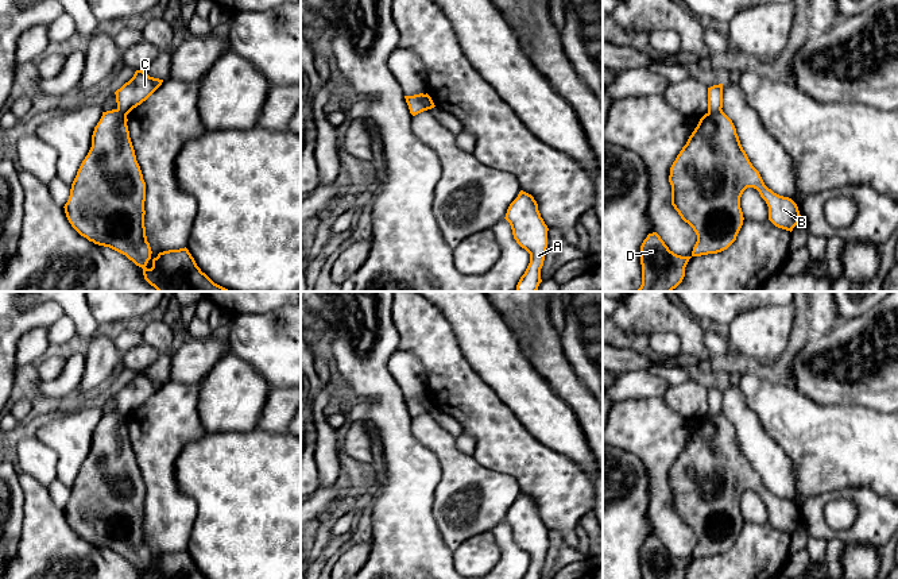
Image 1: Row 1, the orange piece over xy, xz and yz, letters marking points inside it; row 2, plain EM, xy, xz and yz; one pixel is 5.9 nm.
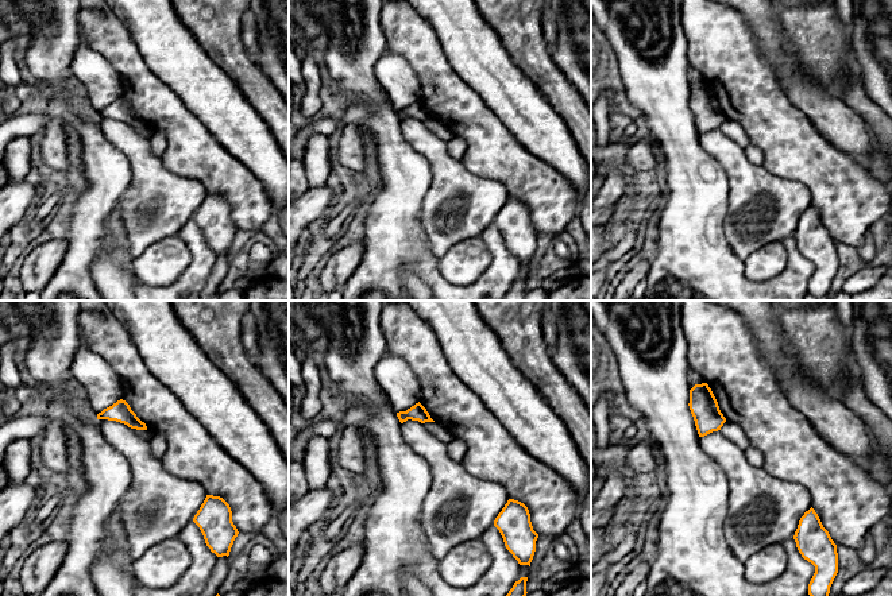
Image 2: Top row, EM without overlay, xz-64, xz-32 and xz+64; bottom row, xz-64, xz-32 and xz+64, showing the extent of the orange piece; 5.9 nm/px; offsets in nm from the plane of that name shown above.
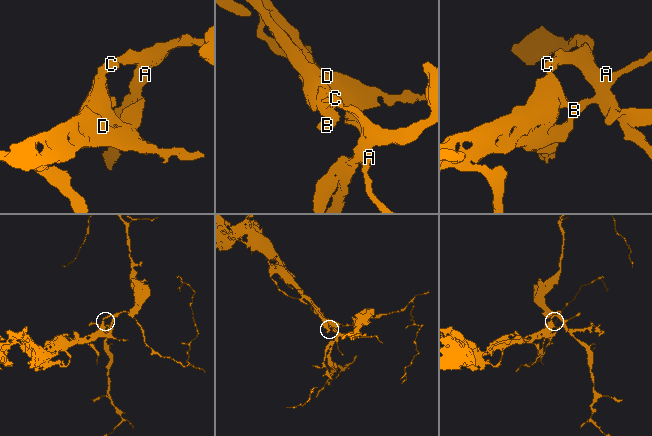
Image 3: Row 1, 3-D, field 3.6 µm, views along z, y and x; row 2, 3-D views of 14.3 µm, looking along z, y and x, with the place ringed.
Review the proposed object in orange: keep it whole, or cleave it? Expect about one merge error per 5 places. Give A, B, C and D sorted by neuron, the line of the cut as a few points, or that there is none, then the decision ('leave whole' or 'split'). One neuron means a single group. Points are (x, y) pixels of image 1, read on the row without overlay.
A C / B D | yz (720, 410), (708, 415) | split

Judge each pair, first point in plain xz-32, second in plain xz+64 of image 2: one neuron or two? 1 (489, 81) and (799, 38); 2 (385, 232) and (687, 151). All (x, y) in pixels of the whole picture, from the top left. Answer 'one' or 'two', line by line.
1: two
2: one

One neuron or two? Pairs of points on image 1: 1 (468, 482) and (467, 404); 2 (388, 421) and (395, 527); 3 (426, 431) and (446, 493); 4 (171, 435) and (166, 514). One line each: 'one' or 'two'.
1: two
2: one
3: one
4: one

